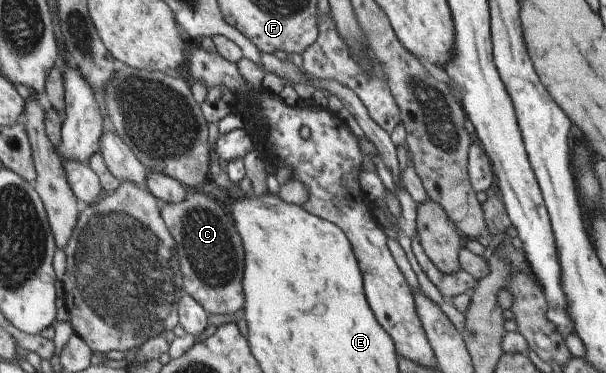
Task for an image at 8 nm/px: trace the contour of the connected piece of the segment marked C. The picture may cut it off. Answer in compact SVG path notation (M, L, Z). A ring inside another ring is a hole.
M189 189L185 192L183 201L159 204L159 207L163 223L175 243L183 275L183 292L198 302L206 314L237 313L243 305L243 246L233 229L227 208L202 191Z

